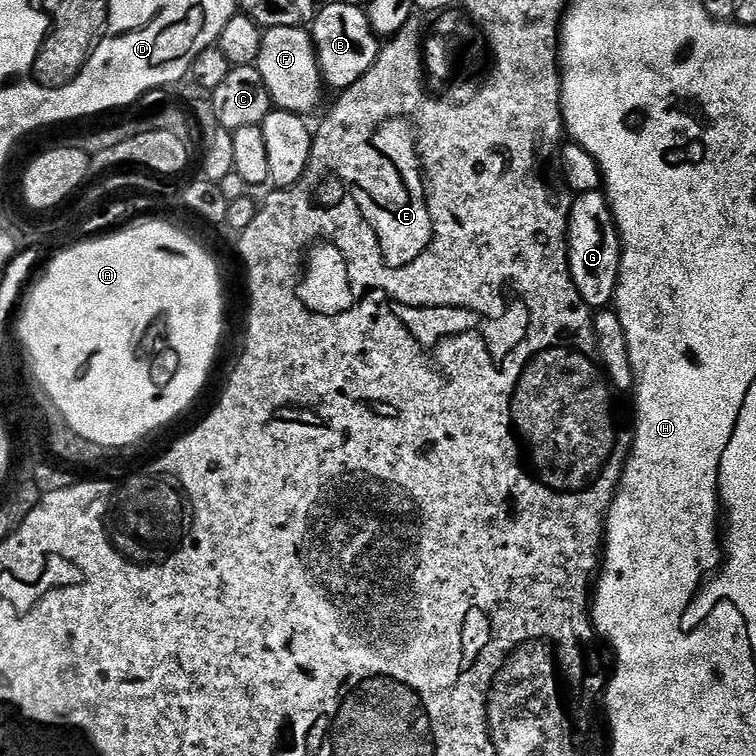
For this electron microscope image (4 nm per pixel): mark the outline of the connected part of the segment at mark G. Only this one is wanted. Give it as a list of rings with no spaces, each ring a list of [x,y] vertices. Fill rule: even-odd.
[[[603,191],[579,193],[568,211],[568,261],[578,294],[593,310],[607,309],[616,299],[622,242],[616,218]]]

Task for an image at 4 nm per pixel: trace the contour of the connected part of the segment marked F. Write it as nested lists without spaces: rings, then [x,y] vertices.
[[[278,26],[267,29],[262,50],[254,66],[270,90],[273,105],[281,112],[309,114],[319,106],[320,99],[326,93],[324,78],[320,75],[320,63],[316,57],[316,45],[313,44],[311,31],[307,27]]]

